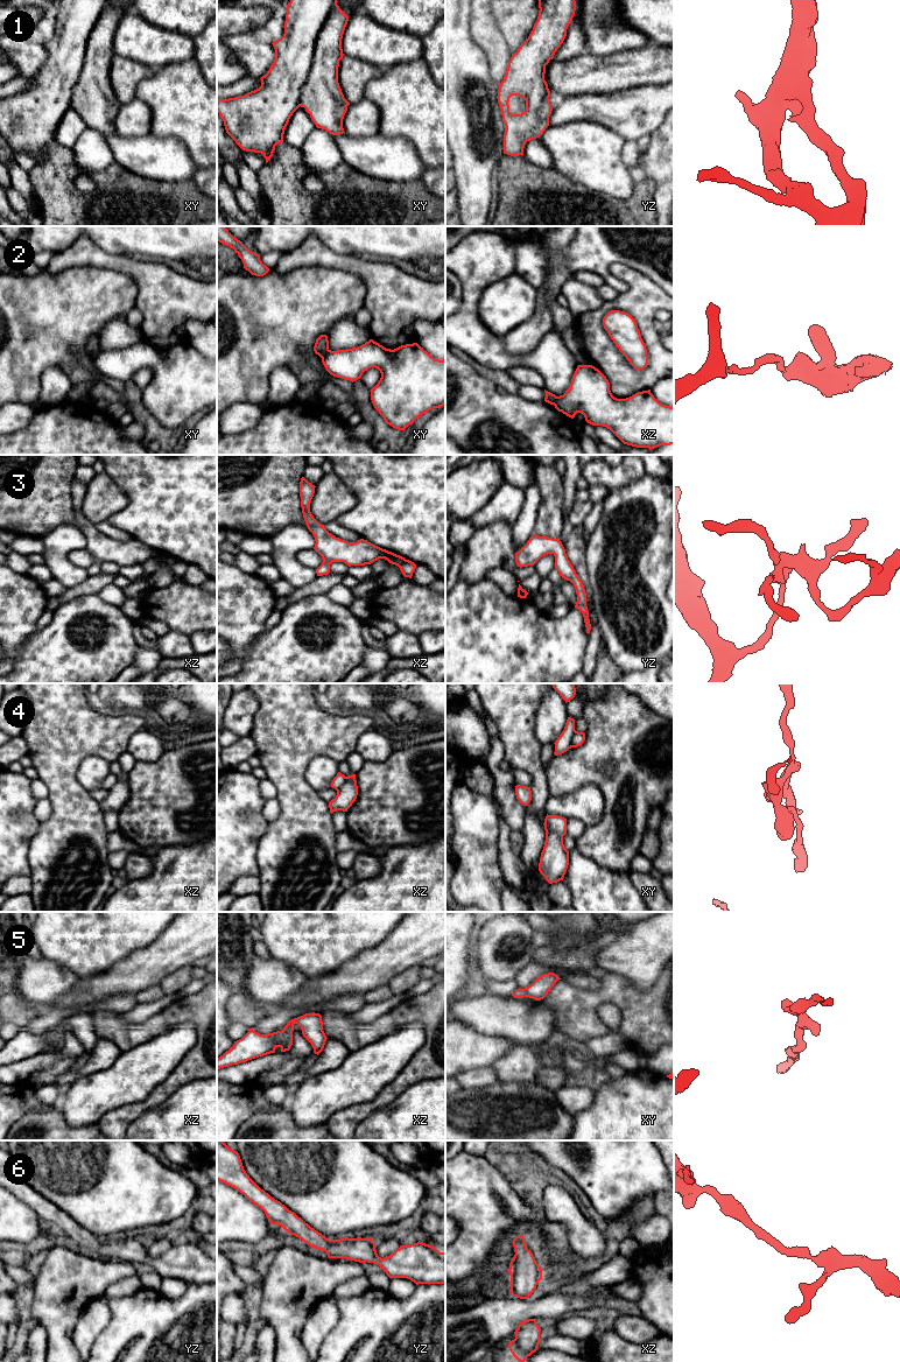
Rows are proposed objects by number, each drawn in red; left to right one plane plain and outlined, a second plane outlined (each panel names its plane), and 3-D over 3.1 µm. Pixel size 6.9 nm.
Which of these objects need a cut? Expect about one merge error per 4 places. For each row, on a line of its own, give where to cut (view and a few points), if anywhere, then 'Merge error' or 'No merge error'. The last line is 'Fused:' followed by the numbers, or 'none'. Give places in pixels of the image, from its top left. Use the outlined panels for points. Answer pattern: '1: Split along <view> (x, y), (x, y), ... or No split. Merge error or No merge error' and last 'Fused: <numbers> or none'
1: No split. No merge error
2: Split along xy (329, 350), (322, 358). Merge error
3: No split. No merge error
4: Split along xy (576, 731), (571, 738), (570, 746). Merge error
5: No split. No merge error
6: No split. No merge error
Fused: 2, 4

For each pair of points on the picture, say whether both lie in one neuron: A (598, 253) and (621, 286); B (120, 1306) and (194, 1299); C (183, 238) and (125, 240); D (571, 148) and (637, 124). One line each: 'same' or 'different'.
A: same
B: same
C: same
D: different

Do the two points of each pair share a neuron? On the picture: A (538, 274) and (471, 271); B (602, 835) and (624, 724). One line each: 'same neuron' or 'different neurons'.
A: different neurons
B: same neuron

